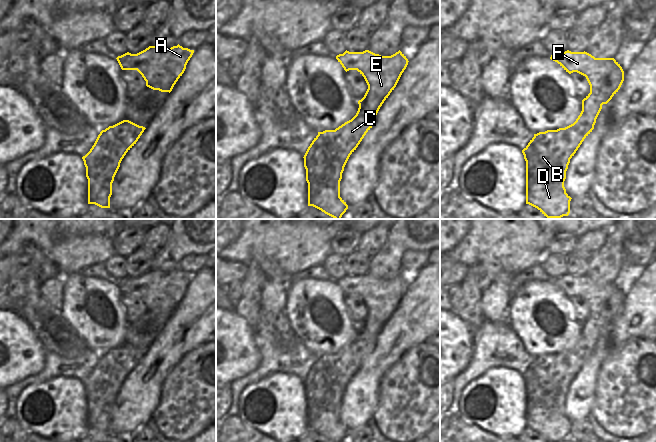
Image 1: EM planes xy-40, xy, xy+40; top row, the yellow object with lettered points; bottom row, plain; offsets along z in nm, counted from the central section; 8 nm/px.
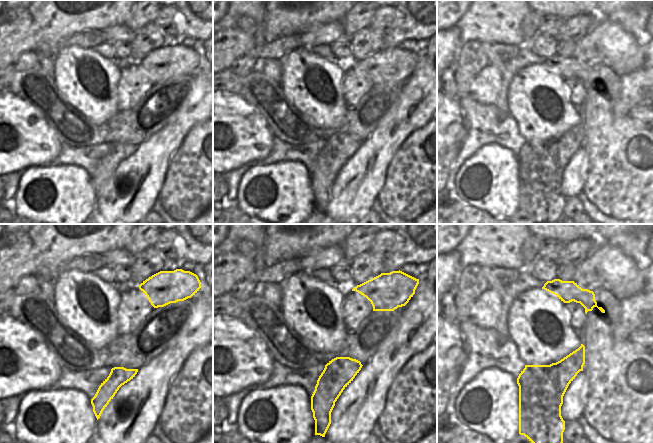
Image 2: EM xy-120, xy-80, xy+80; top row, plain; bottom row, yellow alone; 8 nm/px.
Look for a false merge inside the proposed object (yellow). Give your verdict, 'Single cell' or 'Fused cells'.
Single cell.

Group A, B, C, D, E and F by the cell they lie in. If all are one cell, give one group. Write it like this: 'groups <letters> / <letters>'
groups A B C D E F

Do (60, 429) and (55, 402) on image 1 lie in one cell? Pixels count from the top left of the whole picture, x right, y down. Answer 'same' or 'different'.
same

